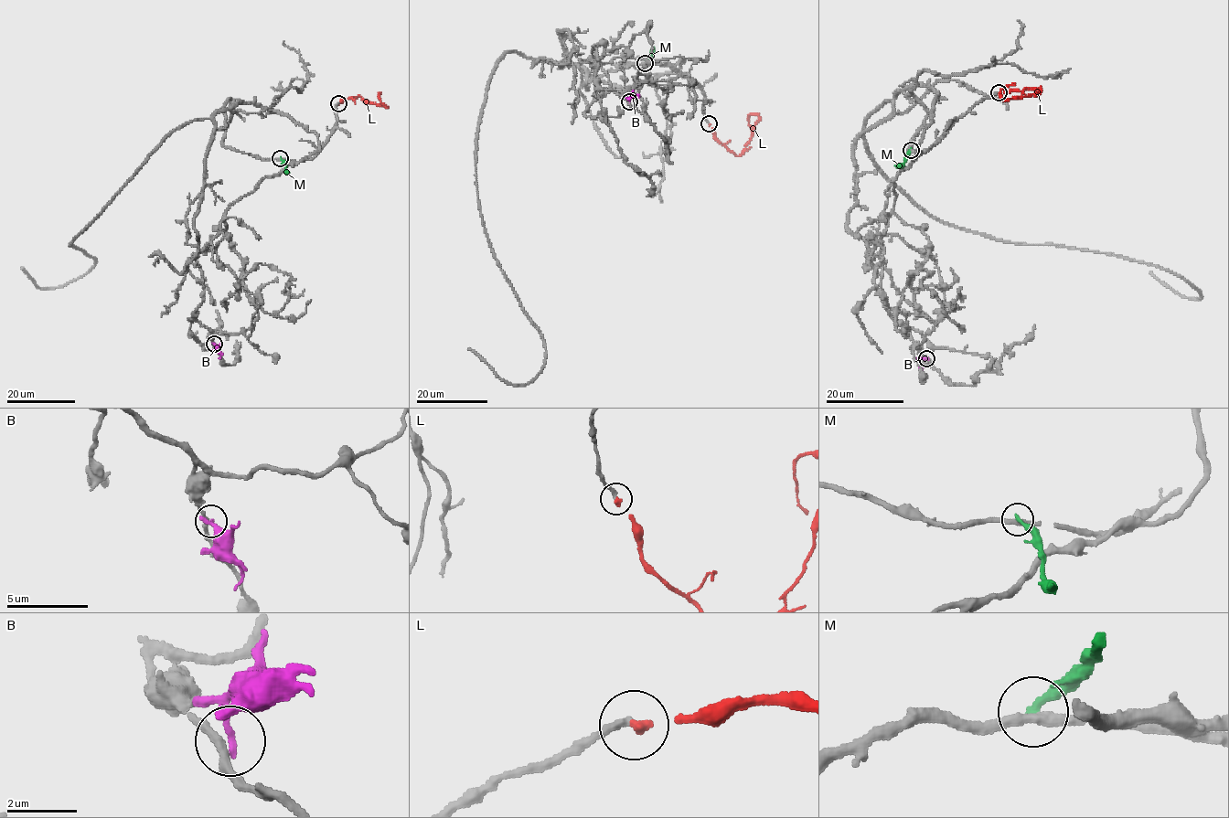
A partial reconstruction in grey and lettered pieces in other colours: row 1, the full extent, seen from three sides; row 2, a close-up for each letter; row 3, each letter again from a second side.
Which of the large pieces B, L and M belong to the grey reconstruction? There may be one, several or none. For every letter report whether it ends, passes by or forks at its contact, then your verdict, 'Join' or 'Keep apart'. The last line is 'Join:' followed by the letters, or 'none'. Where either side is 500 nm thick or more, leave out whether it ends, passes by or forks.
B: It ends there. Keep apart
L: It ends there. Join
M: It ends there. Keep apart
Join: L

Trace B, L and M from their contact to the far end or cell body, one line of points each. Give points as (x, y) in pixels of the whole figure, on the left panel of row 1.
B: (215, 344), (220, 355), (219, 358)
L: (338, 103), (358, 96), (365, 100), (387, 107), (379, 98), (380, 92)
M: (280, 159), (287, 173)

